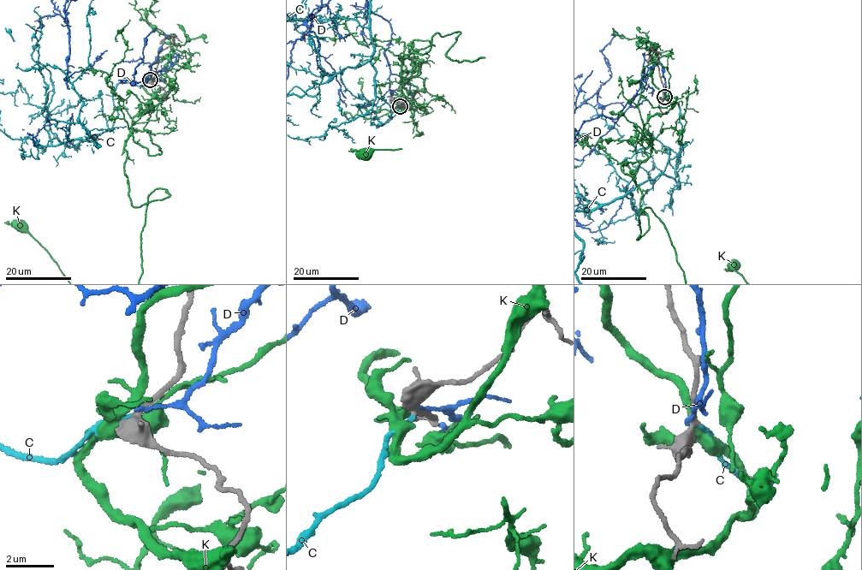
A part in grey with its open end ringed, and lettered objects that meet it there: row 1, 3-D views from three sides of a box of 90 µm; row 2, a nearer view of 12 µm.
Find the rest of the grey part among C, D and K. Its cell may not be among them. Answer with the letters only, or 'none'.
C

